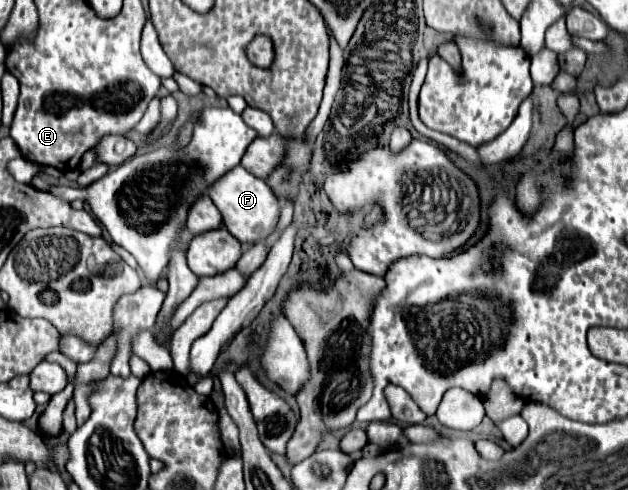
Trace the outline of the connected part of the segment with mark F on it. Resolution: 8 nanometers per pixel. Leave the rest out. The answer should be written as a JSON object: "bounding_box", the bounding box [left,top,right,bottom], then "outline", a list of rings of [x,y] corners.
{"bounding_box":[209,165,279,245],"outline":[[[241,165],[235,167],[233,171],[229,171],[227,175],[223,175],[215,183],[215,187],[209,189],[209,197],[213,199],[213,203],[221,211],[225,229],[235,239],[239,239],[241,243],[253,245],[257,241],[263,241],[277,227],[277,221],[279,221],[279,199],[275,199],[275,193],[271,191],[271,187],[267,187],[267,183],[263,179],[253,177]]]}

